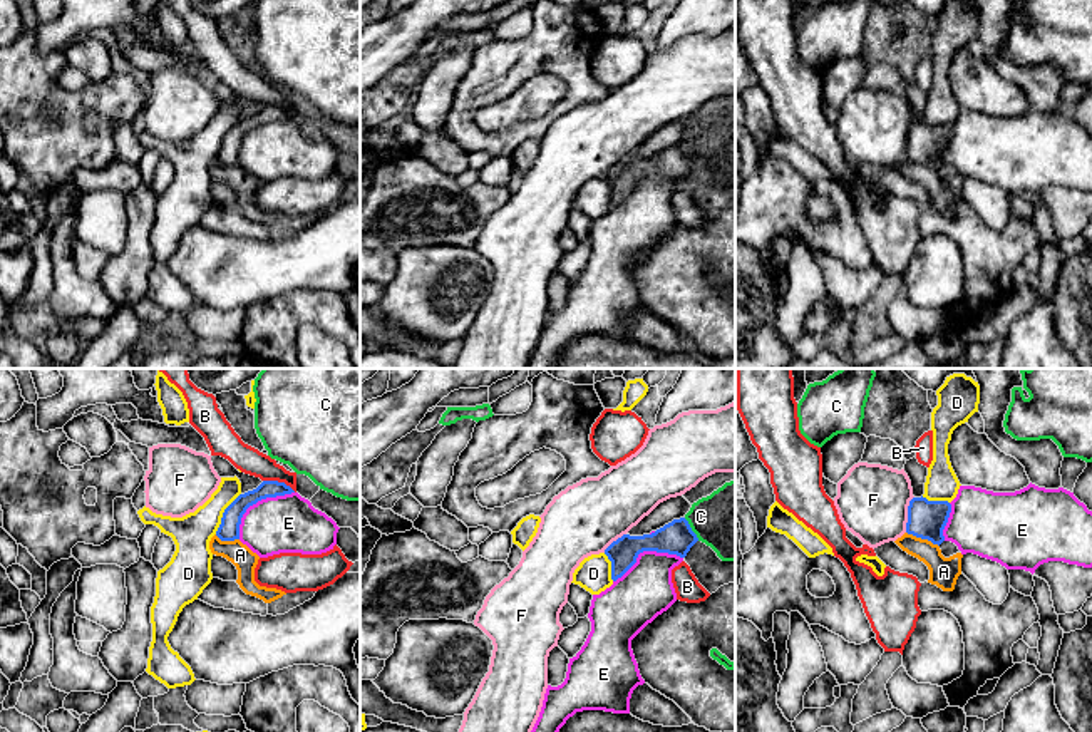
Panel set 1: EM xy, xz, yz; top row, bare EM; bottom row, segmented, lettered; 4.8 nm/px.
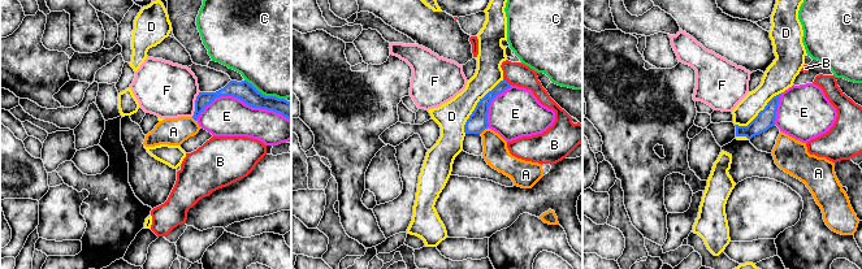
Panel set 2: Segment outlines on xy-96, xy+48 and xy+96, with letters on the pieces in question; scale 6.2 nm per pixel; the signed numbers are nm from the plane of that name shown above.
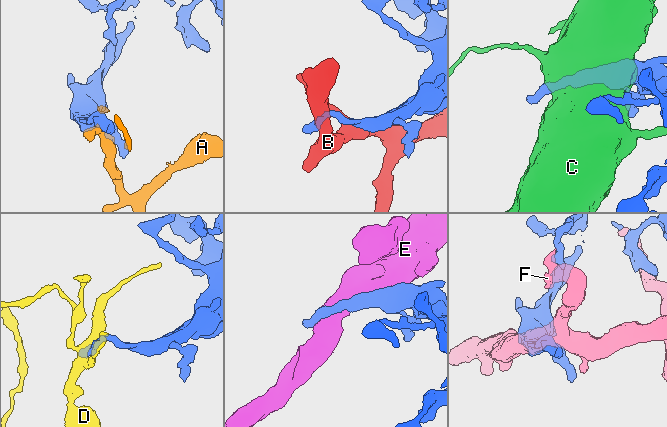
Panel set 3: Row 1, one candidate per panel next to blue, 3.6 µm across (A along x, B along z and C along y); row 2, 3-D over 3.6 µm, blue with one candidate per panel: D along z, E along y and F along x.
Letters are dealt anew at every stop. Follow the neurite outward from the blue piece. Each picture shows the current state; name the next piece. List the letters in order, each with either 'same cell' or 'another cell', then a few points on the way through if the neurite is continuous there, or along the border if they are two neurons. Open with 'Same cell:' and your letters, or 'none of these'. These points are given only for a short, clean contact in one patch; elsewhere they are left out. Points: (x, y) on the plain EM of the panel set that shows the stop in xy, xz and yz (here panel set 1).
Same cell: none of these
A: another cell; border along yz (906, 156), (927, 163), (938, 171)
B: another cell; border along xy (263, 104), (283, 106), (295, 116)
C: another cell
D: another cell
E: another cell
F: another cell

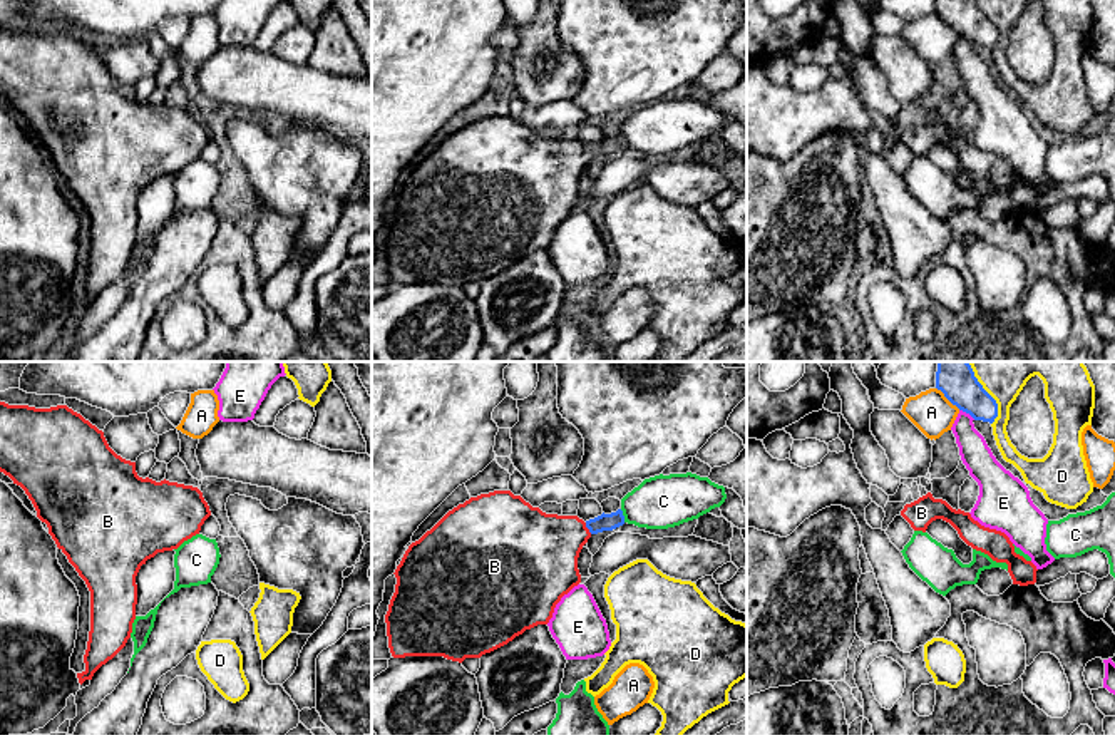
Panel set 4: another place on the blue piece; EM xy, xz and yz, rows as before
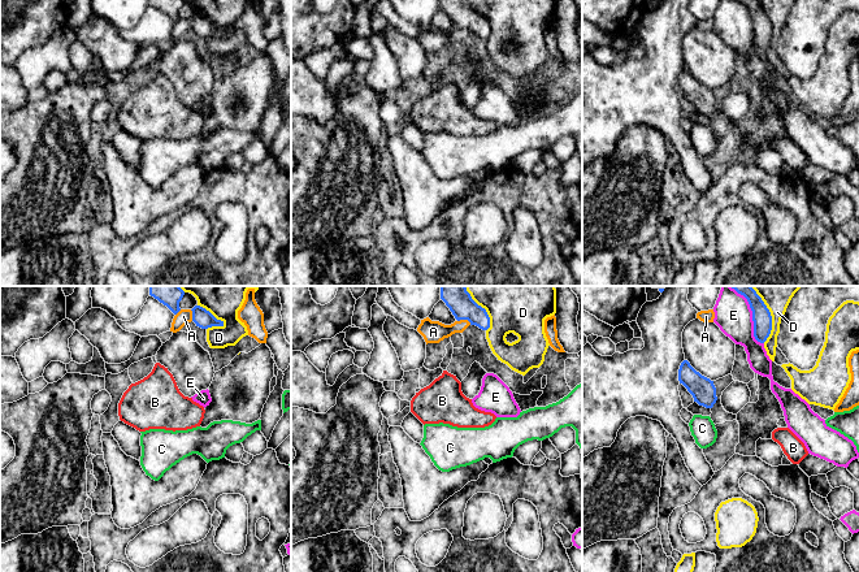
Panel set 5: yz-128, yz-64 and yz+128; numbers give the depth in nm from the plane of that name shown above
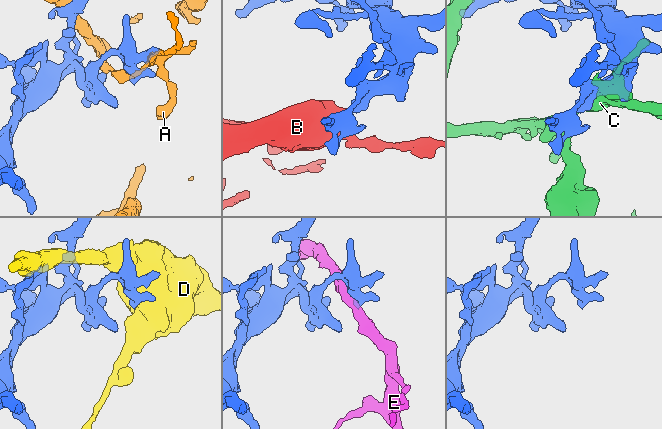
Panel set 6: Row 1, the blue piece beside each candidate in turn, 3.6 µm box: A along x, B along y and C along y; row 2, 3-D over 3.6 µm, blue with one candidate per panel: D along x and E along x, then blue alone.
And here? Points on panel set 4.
Same cell: B
A: another cell
B: same cell; runs through xz (615, 144), (586, 151), (549, 168), (541, 176)
C: another cell
D: another cell
E: another cell

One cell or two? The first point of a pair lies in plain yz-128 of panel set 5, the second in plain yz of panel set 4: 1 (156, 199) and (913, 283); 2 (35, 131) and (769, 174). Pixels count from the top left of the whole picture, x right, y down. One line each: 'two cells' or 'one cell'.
1: two cells
2: one cell

